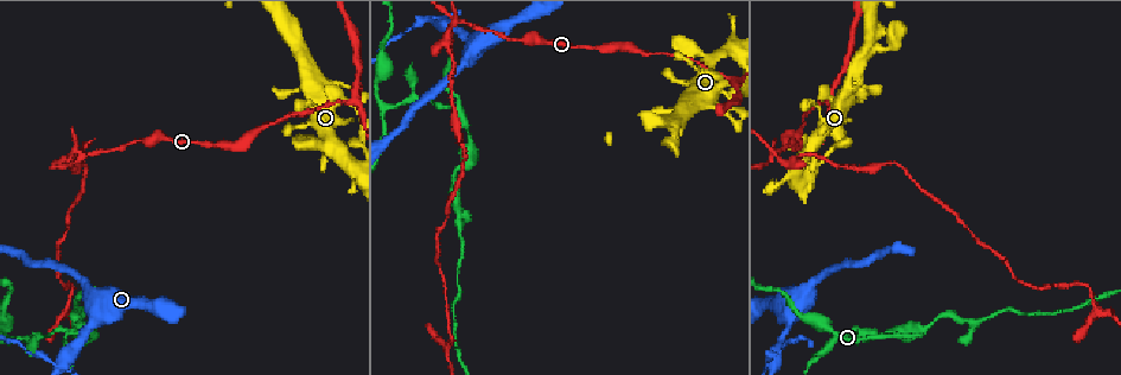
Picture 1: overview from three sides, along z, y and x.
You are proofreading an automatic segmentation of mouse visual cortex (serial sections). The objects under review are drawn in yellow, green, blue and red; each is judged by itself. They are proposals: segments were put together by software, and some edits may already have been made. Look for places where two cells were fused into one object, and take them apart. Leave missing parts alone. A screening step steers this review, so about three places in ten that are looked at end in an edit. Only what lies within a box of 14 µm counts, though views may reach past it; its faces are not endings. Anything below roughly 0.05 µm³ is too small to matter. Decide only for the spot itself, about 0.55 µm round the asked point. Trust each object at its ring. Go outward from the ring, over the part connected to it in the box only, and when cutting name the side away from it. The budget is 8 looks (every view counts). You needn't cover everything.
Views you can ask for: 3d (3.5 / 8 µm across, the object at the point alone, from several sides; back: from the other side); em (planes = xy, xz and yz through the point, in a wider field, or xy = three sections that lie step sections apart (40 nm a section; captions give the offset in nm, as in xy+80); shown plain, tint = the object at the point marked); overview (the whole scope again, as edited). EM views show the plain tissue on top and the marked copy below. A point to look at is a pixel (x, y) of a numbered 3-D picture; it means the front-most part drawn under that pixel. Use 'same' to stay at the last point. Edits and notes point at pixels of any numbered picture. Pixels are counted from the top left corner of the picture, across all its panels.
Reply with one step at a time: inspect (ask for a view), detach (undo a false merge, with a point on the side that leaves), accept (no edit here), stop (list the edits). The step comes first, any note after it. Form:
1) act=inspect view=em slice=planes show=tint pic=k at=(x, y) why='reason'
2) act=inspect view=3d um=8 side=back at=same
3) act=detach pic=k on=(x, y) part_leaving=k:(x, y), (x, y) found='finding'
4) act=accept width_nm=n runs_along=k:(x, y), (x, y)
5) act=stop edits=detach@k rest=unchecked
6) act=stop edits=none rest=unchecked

act=inspect view=3d um=3.5 pic=1 at=(769, 156) why='four arms meet'

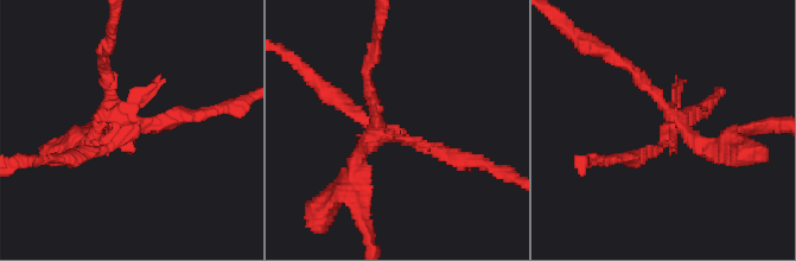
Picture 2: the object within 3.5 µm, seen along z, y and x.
act=inspect view=em slice=xy step=3 show=tint pic=2 at=(393, 136) why='shape alone is not enough'

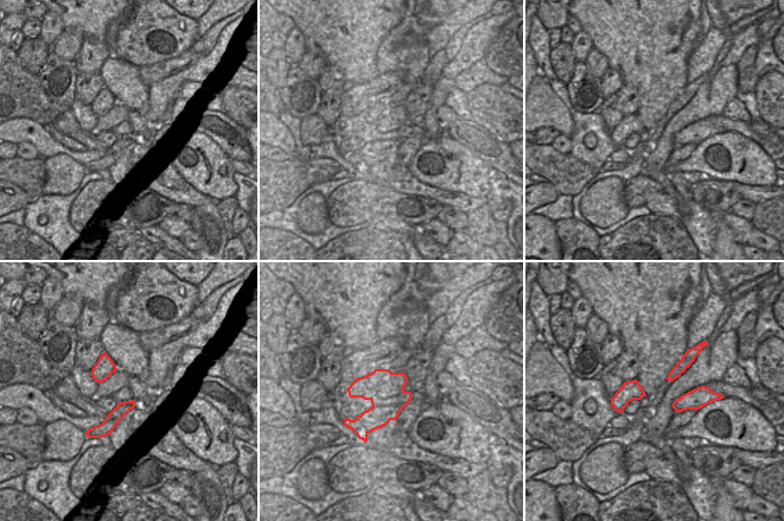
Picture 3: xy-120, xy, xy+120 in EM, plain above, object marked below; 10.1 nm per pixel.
act=detach pic=2 on=(375, 116) part_leaving=2:(389, 135), (356, 159), (356, 205) found='two cells meet here'

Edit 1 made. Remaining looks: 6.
act=inspect view=overview

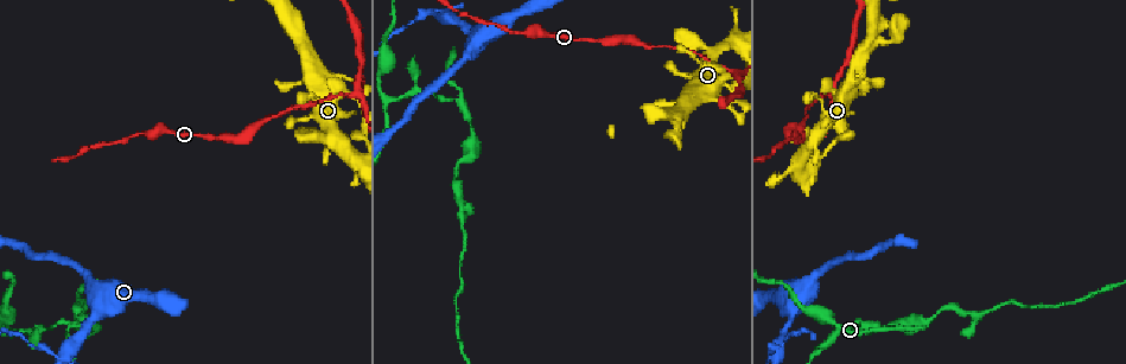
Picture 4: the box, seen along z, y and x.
act=inspect view=3d um=3.5 pic=4 at=(861, 326) why='three arms meet'

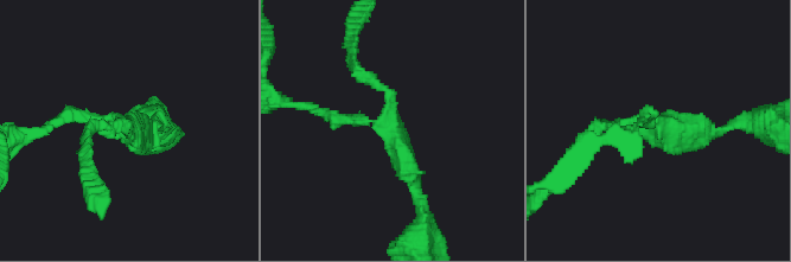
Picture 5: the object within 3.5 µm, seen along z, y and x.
act=detach pic=5 on=(112, 132) arms=3 part_leaving=5:(110, 117), (147, 132), (158, 125) found='two cells meet here'

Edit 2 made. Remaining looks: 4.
act=inspect view=overview why='see it whole again'

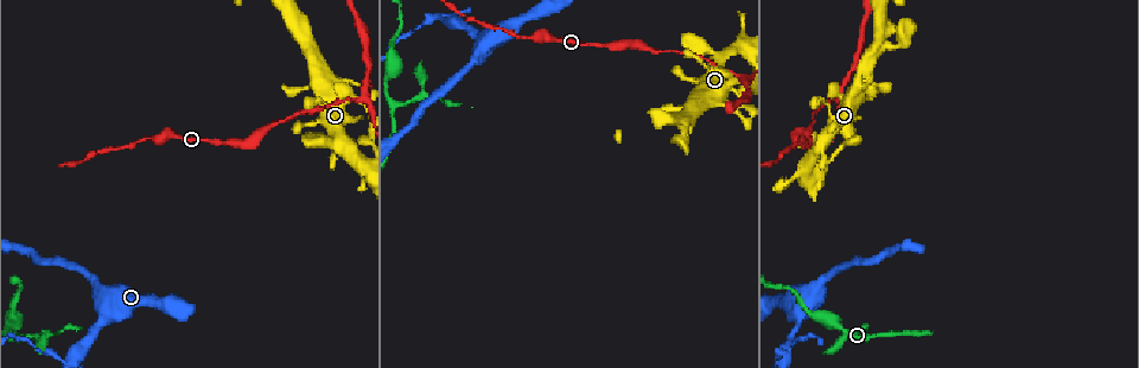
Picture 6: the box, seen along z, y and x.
act=inspect view=em slice=xy step=2 show=tint pic=6 at=(451, 23) why='abrupt turn'

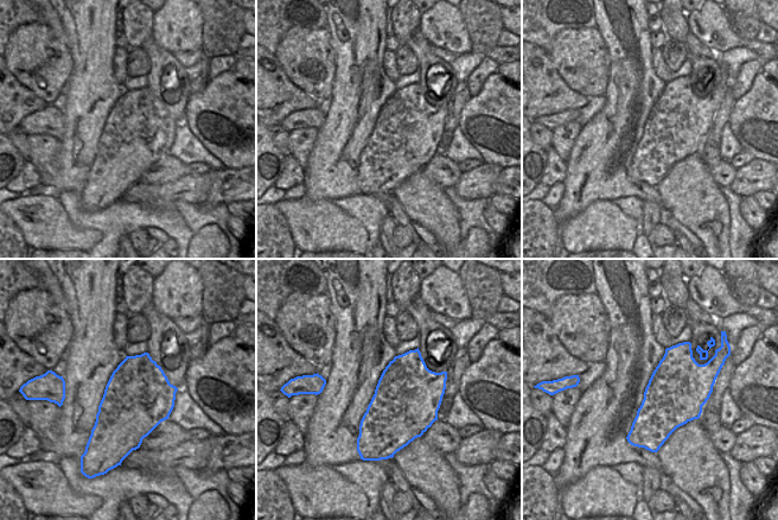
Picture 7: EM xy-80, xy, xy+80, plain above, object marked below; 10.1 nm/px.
act=inspect view=3d um=3.5 at=same why='see where the arms go'

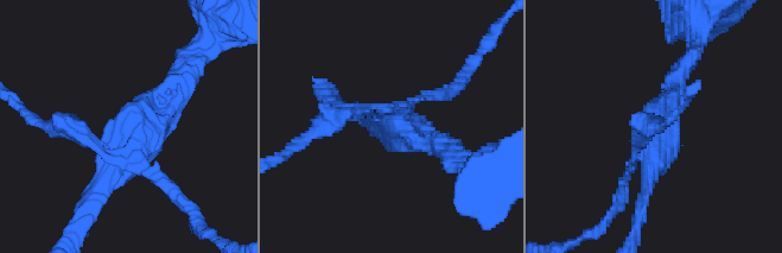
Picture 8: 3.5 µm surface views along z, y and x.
act=detach pic=8 on=(167, 184) arms=4 part_leaving=8:(112, 155), (25, 111) found='two cells meet here'

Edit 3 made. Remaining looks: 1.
act=stop edits=detach@2,detach@5,detach@8 rest=unchecked

